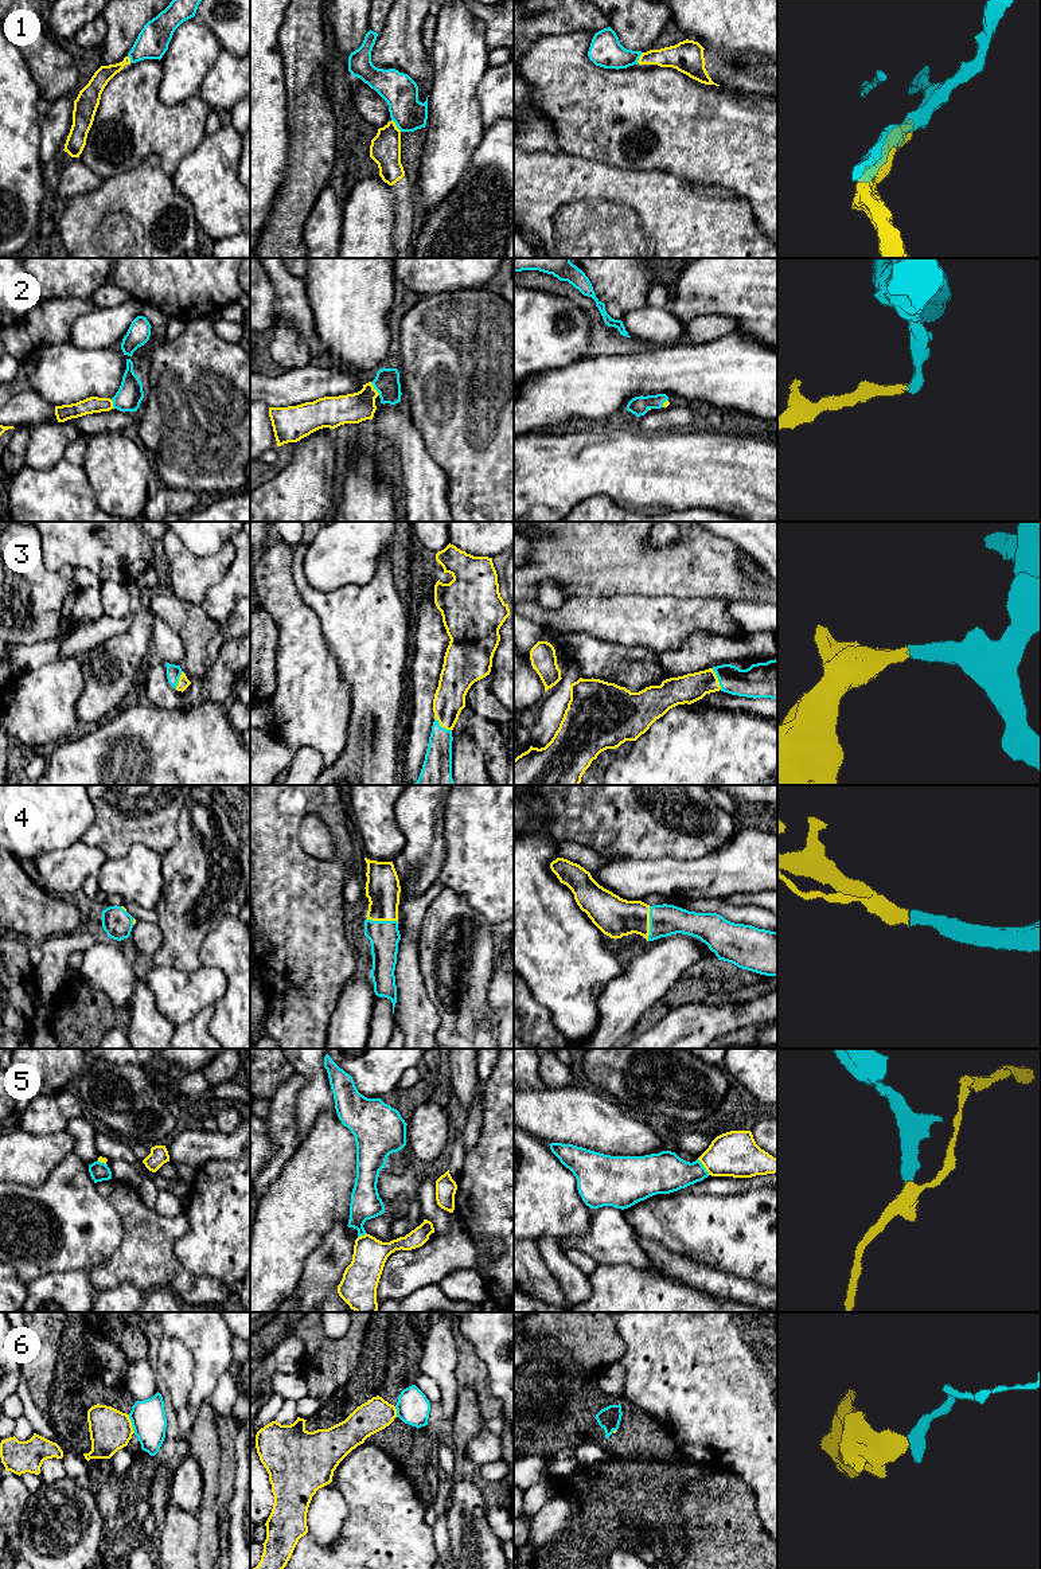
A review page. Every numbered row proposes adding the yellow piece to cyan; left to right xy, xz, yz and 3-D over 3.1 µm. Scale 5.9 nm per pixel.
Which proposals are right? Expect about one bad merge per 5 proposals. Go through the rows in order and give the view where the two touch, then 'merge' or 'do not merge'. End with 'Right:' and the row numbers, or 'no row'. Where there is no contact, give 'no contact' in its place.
1: contact in xz; do not merge
2: contact in xz; merge
3: contact in yz; merge
4: contact in yz; merge
5: contact in yz; do not merge
6: contact in xy; do not merge
Right: 2, 3, 4

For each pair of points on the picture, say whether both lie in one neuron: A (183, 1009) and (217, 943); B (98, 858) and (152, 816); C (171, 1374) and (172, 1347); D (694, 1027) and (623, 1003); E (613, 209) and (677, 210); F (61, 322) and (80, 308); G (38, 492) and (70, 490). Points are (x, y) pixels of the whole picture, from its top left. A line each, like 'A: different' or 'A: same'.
A: different
B: different
C: same
D: different
E: same
F: same
G: same

